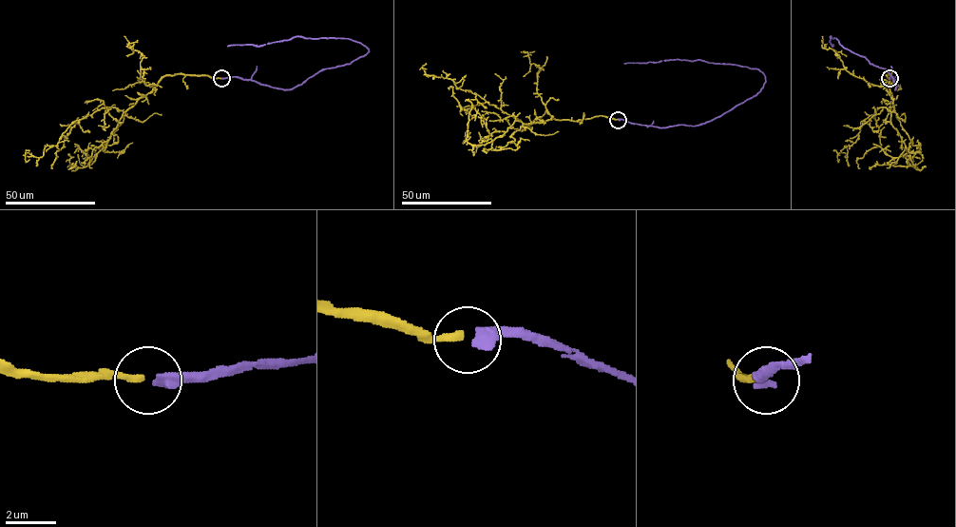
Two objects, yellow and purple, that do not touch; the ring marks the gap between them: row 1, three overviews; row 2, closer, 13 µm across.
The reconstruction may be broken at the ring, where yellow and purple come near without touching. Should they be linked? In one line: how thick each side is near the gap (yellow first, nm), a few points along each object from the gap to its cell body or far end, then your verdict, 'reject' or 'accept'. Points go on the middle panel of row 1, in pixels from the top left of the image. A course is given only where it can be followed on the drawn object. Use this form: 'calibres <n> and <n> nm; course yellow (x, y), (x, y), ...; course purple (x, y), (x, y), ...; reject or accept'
calibres 280 and 400 nm; course yellow (618, 119), (596, 116), (523, 124), (470, 90), (457, 88), (449, 79), (427, 76), (421, 68), (426, 68); course purple (618, 119), (659, 127), (698, 126), (755, 96), (765, 81), (764, 75), (757, 69), (700, 60), (624, 63); accept

